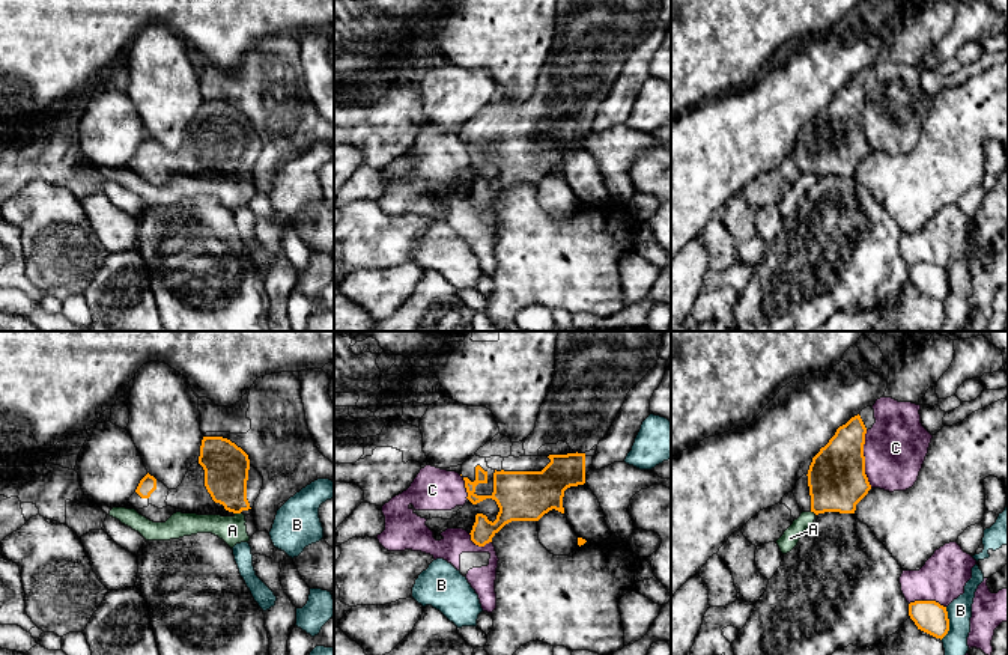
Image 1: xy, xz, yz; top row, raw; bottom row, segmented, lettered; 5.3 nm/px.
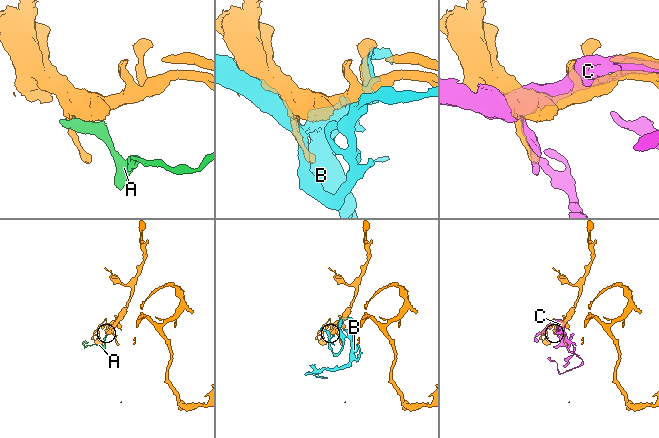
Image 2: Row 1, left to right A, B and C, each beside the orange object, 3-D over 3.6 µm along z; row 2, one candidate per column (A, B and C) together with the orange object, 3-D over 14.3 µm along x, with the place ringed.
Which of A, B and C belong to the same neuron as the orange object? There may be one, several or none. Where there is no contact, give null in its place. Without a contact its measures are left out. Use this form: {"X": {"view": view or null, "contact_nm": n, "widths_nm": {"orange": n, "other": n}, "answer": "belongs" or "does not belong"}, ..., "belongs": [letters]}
{"A": {"view": "xy", "contact_nm": 30, "widths_nm": {"orange": 240, "other": 150}, "answer": "belongs"}, "B": {"view": "yz", "contact_nm": 180, "widths_nm": {"orange": 170, "other": 130}, "answer": "does not belong"}, "C": {"view": "yz", "contact_nm": 300, "widths_nm": {"orange": 320, "other": 340}, "answer": "does not belong"}, "belongs": ["A"]}

